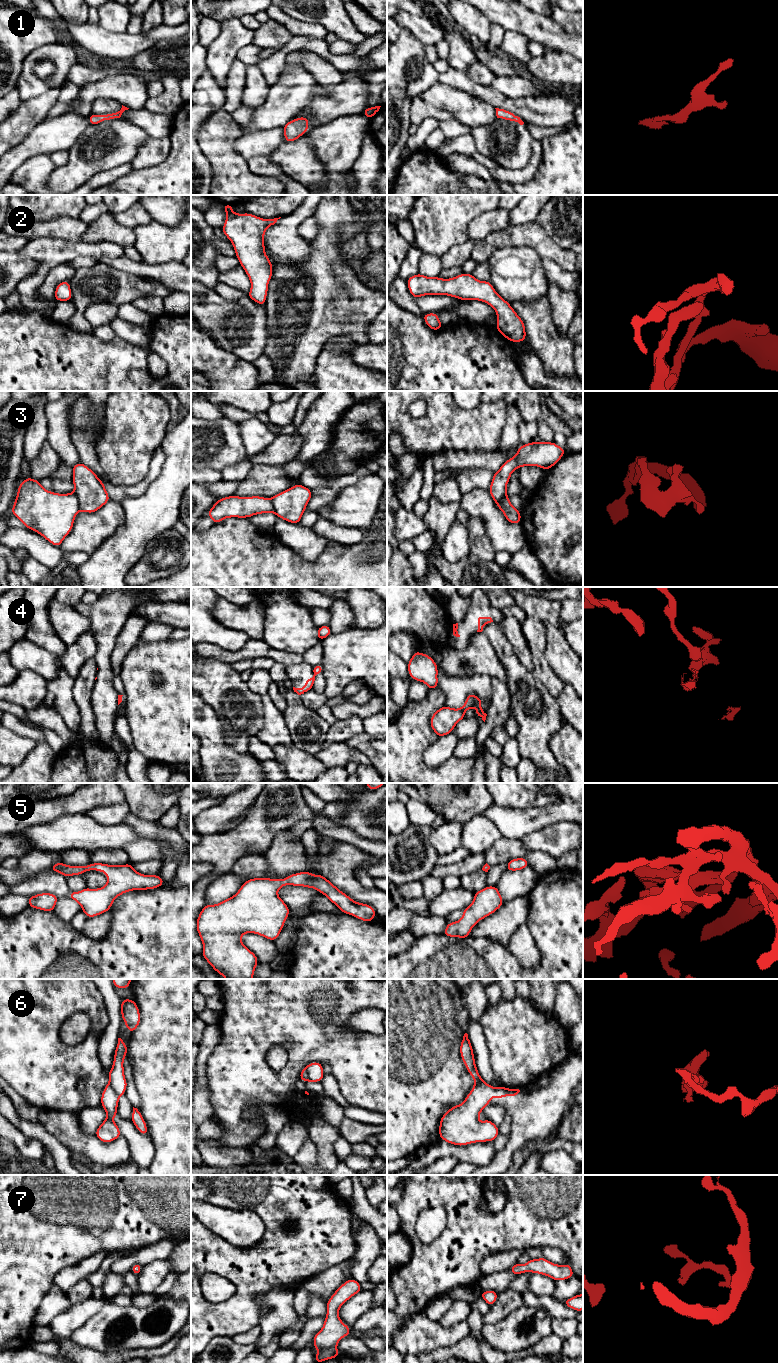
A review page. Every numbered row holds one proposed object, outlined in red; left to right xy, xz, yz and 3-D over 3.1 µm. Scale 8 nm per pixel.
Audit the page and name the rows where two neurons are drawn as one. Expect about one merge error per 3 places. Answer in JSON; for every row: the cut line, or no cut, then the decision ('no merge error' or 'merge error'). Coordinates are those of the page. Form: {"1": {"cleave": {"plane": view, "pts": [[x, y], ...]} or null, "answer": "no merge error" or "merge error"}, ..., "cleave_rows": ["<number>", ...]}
{"1": {"cleave": null, "answer": "no merge error"}, "2": {"cleave": null, "answer": "no merge error"}, "3": {"cleave": {"plane": "xy", "pts": [[72, 493], [75, 495], [80, 509]]}, "answer": "merge error"}, "4": {"cleave": {"plane": "yz", "pts": [[476, 696], [474, 703]]}, "answer": "merge error"}, "5": {"cleave": null, "answer": "no merge error"}, "6": {"cleave": {"plane": "xz", "pts": [[305, 1067], [310, 1080]]}, "answer": "merge error"}, "7": {"cleave": null, "answer": "no merge error"}, "cleave_rows": ["3", "4", "6"]}

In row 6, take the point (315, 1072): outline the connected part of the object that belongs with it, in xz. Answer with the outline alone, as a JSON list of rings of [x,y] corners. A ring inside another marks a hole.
[[[311,1062],[306,1066],[309,1080],[312,1082],[321,1082],[325,1076],[323,1065],[320,1062]]]

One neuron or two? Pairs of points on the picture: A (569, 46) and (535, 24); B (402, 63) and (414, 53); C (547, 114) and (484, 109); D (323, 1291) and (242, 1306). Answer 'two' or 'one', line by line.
A: one
B: one
C: two
D: two

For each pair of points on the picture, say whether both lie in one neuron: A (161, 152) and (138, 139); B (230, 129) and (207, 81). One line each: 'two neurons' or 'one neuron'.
A: two neurons
B: two neurons

